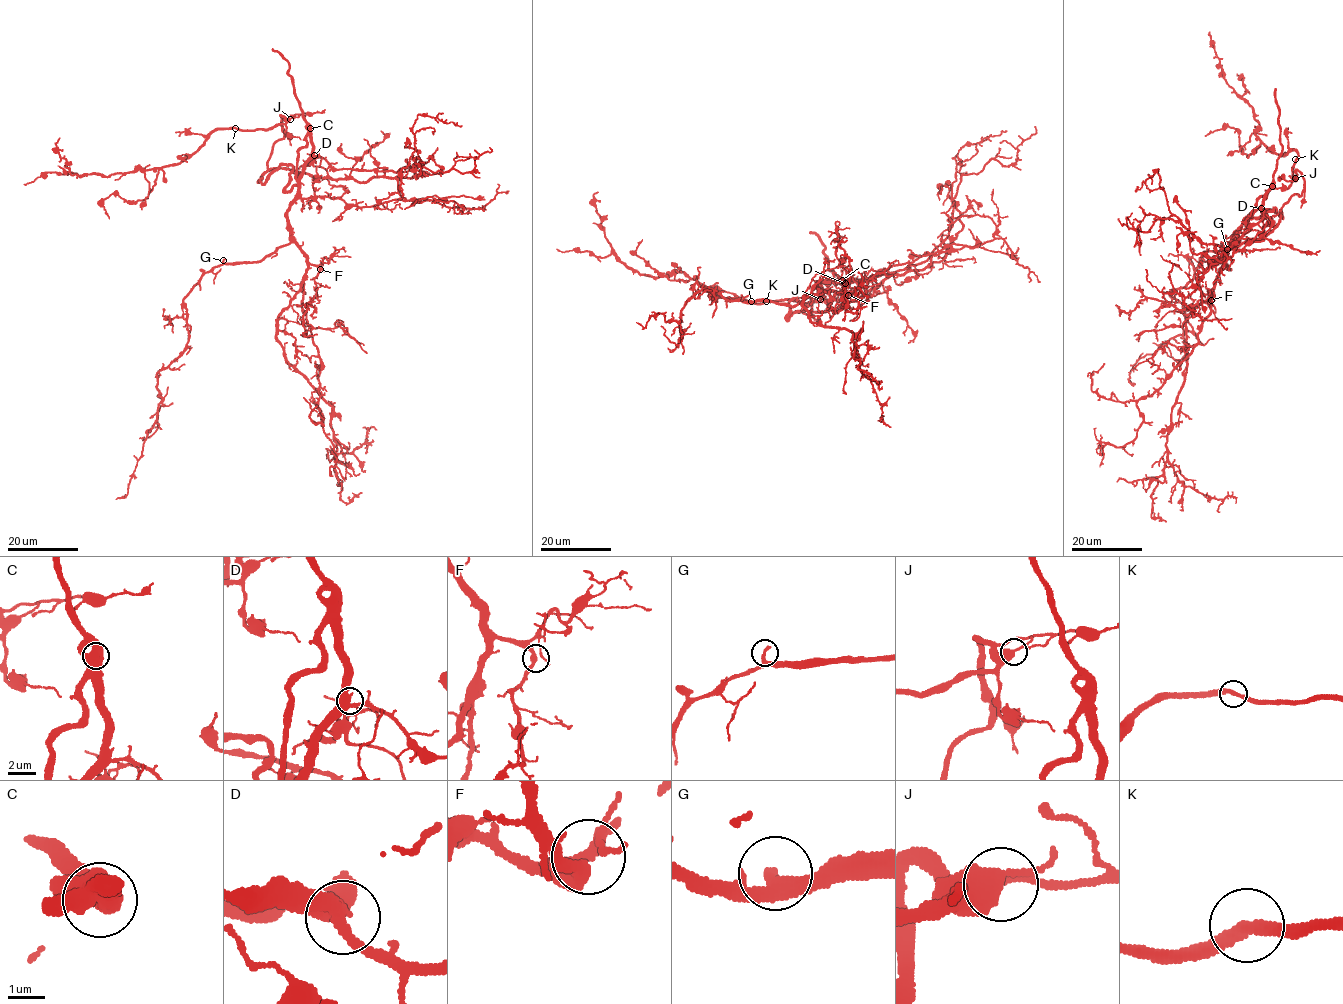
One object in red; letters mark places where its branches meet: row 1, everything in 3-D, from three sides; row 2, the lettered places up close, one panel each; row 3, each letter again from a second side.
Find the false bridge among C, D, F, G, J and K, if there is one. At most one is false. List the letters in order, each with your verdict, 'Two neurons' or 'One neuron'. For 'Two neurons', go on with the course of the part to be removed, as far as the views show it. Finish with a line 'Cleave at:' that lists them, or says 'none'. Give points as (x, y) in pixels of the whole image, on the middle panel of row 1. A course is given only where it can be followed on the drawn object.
C: One neuron
D: One neuron
F: One neuron
G: One neuron
J: One neuron
K: One neuron
Cleave at: none

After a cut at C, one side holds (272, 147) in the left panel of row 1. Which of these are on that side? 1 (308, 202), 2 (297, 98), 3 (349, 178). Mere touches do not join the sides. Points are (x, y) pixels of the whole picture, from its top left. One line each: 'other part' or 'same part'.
1: other part
2: other part
3: same part

